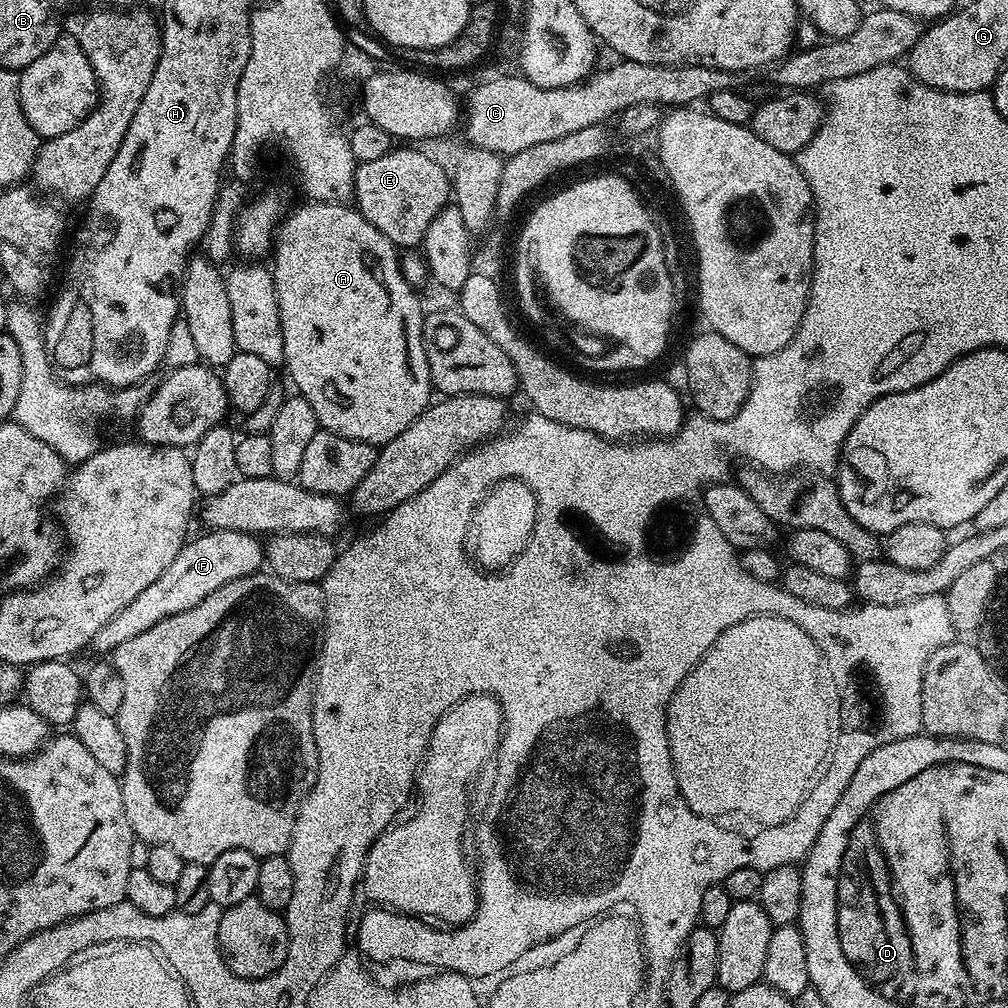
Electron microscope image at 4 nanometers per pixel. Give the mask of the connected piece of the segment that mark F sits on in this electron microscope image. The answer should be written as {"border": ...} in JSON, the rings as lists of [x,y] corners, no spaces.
{"border":[[[208,530],[205,536],[197,540],[189,539],[181,548],[180,553],[170,562],[166,570],[130,606],[118,610],[106,626],[102,626],[100,633],[96,635],[95,647],[111,650],[117,644],[126,642],[138,634],[145,632],[166,616],[173,616],[182,610],[190,610],[190,606],[196,606],[214,590],[226,586],[226,582],[255,576],[266,564],[266,548],[260,545],[255,535],[250,532],[235,532],[234,530]]]}

